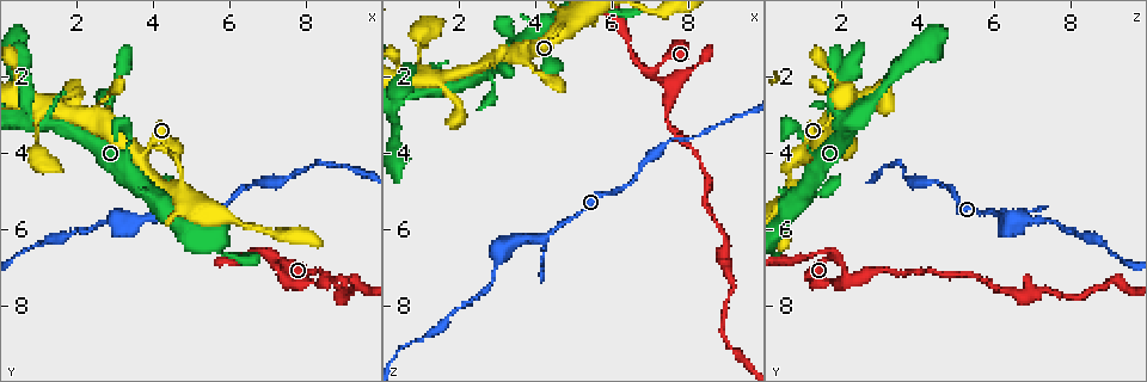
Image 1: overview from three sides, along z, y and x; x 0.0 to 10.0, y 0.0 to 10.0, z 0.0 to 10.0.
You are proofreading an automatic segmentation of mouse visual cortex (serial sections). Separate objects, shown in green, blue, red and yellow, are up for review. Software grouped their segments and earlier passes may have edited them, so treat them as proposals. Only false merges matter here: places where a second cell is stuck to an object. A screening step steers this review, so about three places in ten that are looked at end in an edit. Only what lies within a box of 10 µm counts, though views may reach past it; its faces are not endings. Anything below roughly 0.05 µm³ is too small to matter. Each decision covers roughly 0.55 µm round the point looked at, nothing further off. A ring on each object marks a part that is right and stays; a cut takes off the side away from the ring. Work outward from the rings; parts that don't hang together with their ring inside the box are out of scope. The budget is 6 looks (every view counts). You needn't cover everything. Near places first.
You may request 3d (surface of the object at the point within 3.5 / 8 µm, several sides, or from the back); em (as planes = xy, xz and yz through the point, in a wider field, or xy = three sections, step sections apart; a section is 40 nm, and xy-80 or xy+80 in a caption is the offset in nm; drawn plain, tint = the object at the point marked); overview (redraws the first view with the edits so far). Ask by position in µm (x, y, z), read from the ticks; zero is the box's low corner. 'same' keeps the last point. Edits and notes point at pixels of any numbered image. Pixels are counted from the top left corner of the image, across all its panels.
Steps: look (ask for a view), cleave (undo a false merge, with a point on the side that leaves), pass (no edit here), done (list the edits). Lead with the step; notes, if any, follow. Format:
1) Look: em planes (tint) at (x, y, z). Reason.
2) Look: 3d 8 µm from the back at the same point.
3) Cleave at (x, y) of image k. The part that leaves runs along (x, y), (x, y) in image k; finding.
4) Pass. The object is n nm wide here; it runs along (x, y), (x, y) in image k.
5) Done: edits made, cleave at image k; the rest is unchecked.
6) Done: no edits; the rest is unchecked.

Look: 3d 3.5 µm from the back at (2.90, 2.95, 1.95). Arms part here.

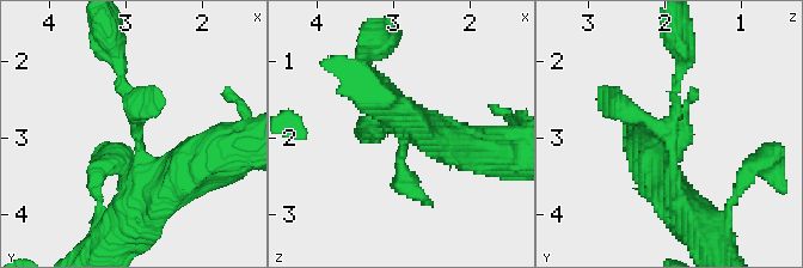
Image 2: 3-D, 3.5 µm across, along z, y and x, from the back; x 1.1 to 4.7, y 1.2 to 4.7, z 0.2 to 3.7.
Look: em xy step 2 (tint) at (2.90, 2.90, 1.95). Need the tissue.

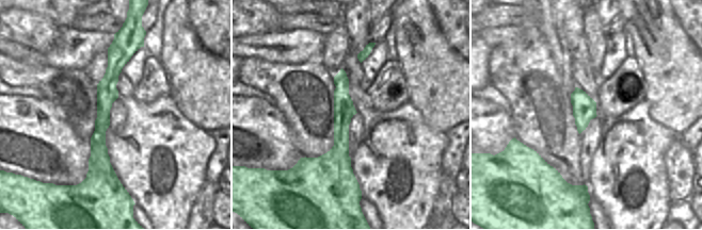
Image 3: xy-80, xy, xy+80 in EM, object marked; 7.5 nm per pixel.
Pass. The object is 160 nm wide here; it runs along (681, 203), (669, 134), (681, 56) in image 2; one cell here.

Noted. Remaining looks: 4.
Look: 3d 3.5 µm at (3.75, 4.35, 1.30).

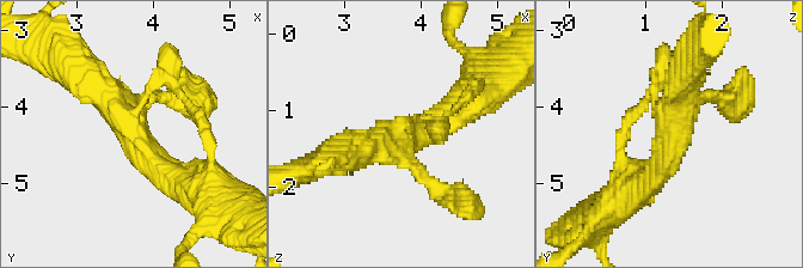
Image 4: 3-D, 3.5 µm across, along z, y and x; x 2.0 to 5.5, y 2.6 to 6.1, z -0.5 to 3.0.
Look: em xy step 5 (tint) at (3.75, 4.35, 1.30). Now the EM.

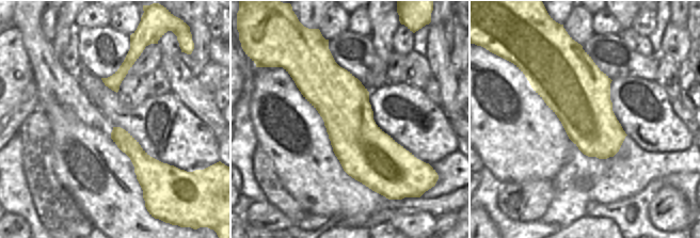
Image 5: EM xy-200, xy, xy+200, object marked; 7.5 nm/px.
Pass. It runs along (160, 81), (123, 115), (146, 177) in image 4; one cell here.

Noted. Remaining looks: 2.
Done: no edits; the rest is unchecked.

